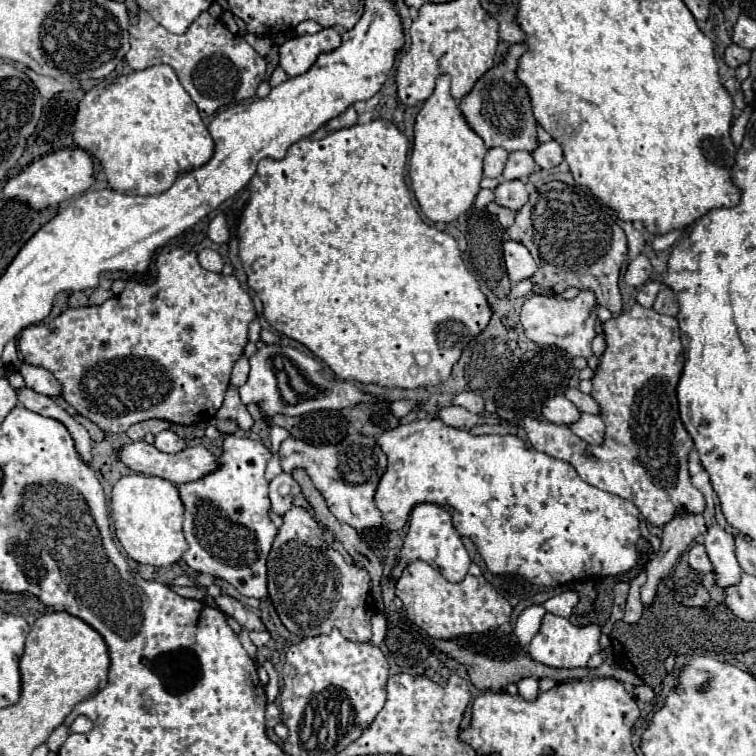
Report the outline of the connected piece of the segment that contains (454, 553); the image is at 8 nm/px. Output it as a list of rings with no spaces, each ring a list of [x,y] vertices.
[[[417,504],[411,512],[411,520],[409,520],[409,530],[407,536],[403,540],[403,546],[397,554],[397,560],[391,568],[391,574],[387,576],[389,580],[397,582],[401,578],[401,572],[415,560],[423,560],[429,566],[433,566],[435,570],[439,570],[443,574],[443,578],[447,578],[449,582],[461,582],[469,570],[469,554],[461,542],[459,532],[453,528],[451,522],[453,514],[449,510],[445,510],[443,506],[437,504]]]

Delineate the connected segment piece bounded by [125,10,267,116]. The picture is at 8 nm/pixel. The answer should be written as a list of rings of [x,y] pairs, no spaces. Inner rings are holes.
[[[139,10],[139,22],[131,26],[131,48],[125,56],[133,70],[143,70],[155,64],[169,64],[181,80],[187,94],[197,104],[201,116],[211,116],[217,110],[249,100],[255,96],[257,86],[265,78],[265,60],[245,42],[243,36],[231,34],[221,20],[203,12],[185,34],[173,34],[157,24],[147,12]]]

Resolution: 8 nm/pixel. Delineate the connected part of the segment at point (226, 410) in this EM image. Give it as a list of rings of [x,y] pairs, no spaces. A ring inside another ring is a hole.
[[[229,386],[229,390],[225,392],[225,402],[223,402],[223,406],[217,410],[215,416],[221,418],[221,420],[231,418],[231,420],[235,420],[243,430],[251,430],[253,424],[255,424],[253,418],[251,418],[251,414],[247,412],[247,408],[243,406],[243,402],[239,400],[237,386]]]

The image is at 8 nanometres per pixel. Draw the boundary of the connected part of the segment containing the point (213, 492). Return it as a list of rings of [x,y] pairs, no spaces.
[[[225,436],[221,454],[217,456],[217,470],[195,482],[177,486],[185,506],[183,534],[189,542],[189,550],[183,554],[183,560],[187,566],[195,572],[227,580],[243,596],[259,600],[269,596],[267,554],[279,534],[277,526],[269,518],[269,482],[265,480],[269,456],[271,452],[261,440]]]

